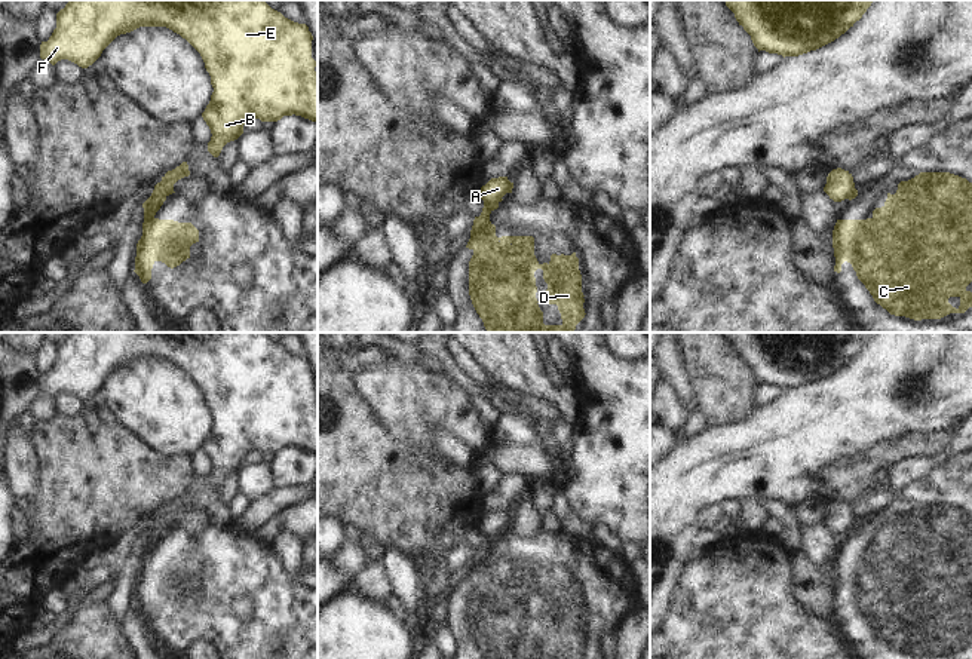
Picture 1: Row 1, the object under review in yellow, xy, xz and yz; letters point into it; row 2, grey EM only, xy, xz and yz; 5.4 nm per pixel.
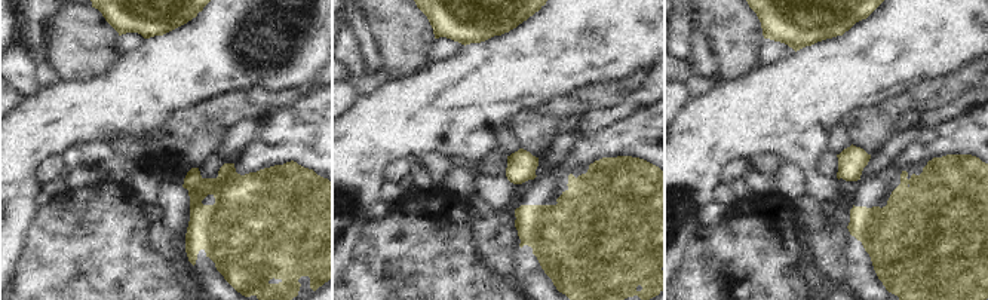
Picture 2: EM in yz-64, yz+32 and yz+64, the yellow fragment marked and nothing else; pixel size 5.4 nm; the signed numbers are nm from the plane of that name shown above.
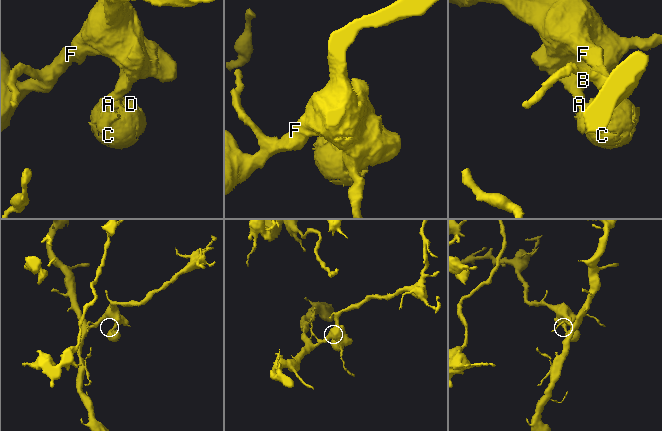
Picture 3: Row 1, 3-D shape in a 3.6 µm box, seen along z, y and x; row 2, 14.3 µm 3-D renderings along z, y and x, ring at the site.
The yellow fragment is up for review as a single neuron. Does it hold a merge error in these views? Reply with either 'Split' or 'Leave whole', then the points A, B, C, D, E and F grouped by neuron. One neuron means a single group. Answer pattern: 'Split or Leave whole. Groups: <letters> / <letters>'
Split. Groups: A B E F / C D.

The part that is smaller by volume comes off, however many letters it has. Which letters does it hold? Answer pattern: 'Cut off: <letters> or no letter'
Cut off: C, D

